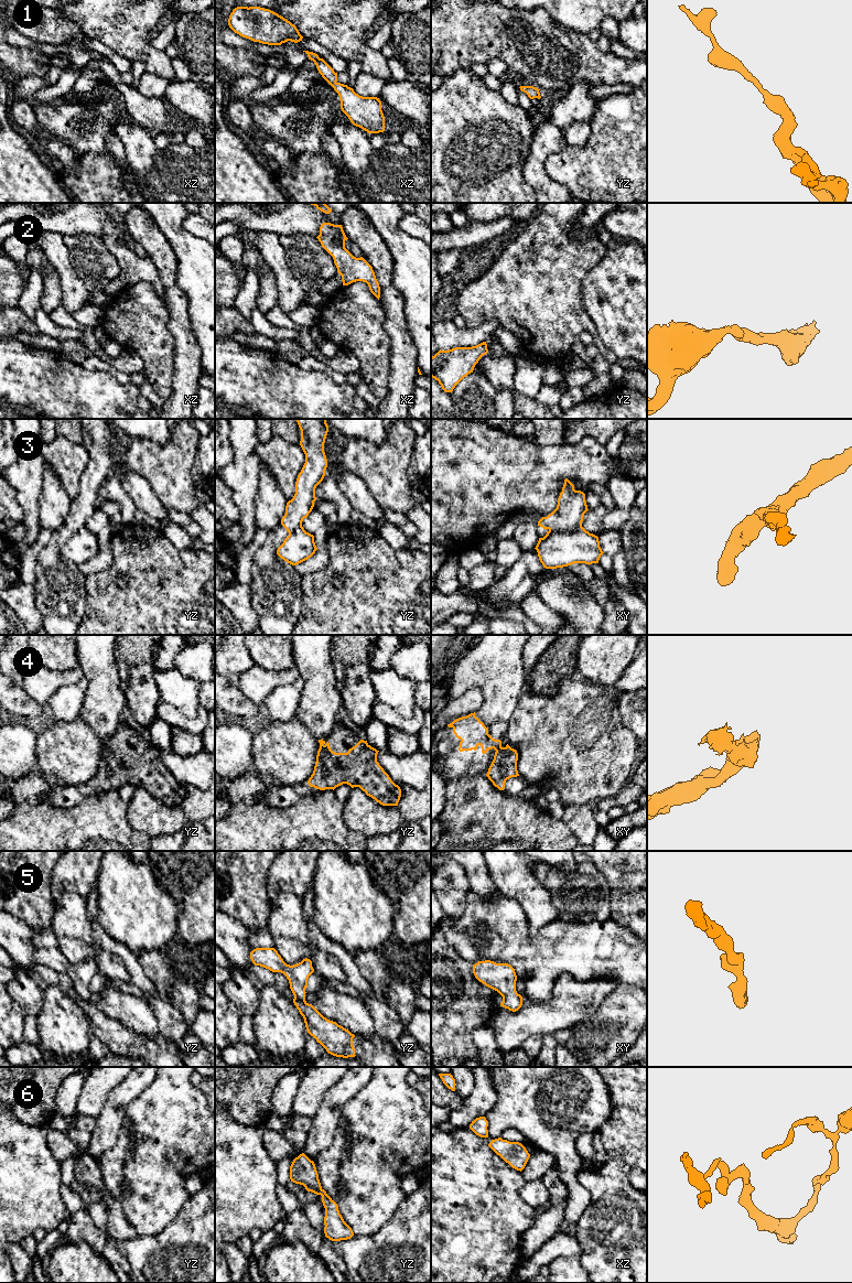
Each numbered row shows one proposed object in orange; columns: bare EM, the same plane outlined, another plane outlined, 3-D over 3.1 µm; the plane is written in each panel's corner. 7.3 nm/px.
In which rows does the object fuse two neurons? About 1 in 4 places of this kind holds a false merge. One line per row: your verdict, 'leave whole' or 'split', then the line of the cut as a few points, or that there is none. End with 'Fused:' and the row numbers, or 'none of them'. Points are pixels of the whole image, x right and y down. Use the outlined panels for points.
1: leave whole; cut none
2: leave whole; cut none
3: split; cut xy (581, 525), (574, 528), (549, 530)
4: split; cut xy (500, 745), (496, 751)
5: leave whole; cut none
6: leave whole; cut none
Fused: 3, 4

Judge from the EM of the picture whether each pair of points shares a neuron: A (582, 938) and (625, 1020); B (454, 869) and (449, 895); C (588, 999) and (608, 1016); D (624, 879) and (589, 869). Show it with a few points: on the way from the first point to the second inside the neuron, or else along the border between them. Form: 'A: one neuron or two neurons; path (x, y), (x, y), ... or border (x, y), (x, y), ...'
A: two neurons; border (617, 984), (628, 984), (635, 988)
B: one neuron; path (453, 875), (451, 888)
C: two neurons; border (615, 988), (580, 1025)
D: two neurons; border (591, 862), (604, 876), (611, 896)

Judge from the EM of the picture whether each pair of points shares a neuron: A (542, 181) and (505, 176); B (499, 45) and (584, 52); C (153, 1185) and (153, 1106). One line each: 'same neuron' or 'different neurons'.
A: different neurons
B: same neuron
C: same neuron

